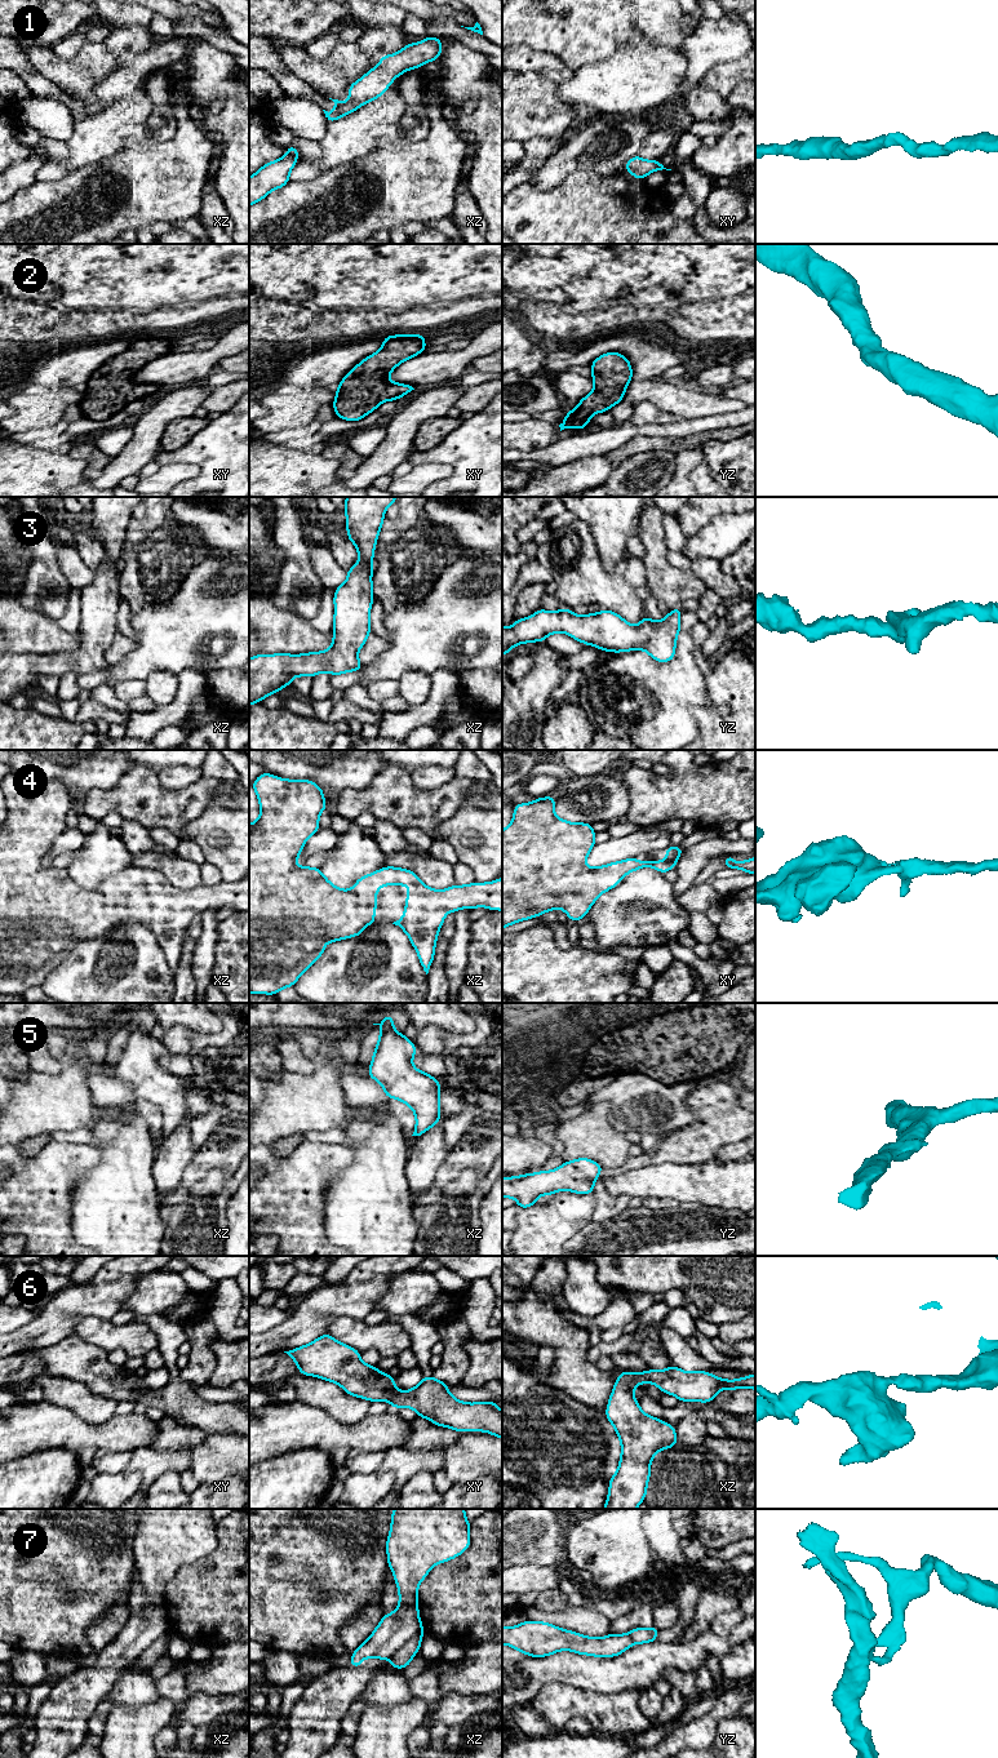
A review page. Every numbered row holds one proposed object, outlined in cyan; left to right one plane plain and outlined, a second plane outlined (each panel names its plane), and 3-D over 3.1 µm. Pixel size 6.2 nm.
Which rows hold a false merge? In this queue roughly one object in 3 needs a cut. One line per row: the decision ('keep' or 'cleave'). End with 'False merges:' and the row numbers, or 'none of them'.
1: keep
2: keep
3: keep
4: keep
5: keep
6: keep
7: cleave
False merges: 7

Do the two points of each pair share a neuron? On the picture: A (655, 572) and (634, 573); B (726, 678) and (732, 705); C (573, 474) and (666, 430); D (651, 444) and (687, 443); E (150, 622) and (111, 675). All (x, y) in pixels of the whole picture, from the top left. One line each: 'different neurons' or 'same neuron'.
A: different neurons
B: same neuron
C: different neurons
D: same neuron
E: same neuron

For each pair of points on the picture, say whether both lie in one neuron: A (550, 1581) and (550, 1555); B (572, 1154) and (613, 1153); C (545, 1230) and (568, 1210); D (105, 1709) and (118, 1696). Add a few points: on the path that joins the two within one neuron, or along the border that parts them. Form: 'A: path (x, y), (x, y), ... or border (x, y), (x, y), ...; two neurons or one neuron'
A: border (520, 1565), (564, 1567); two neurons
B: path (582, 1150), (603, 1150); one neuron
C: path (550, 1225), (563, 1215); one neuron
D: path (107, 1707), (115, 1699); one neuron

